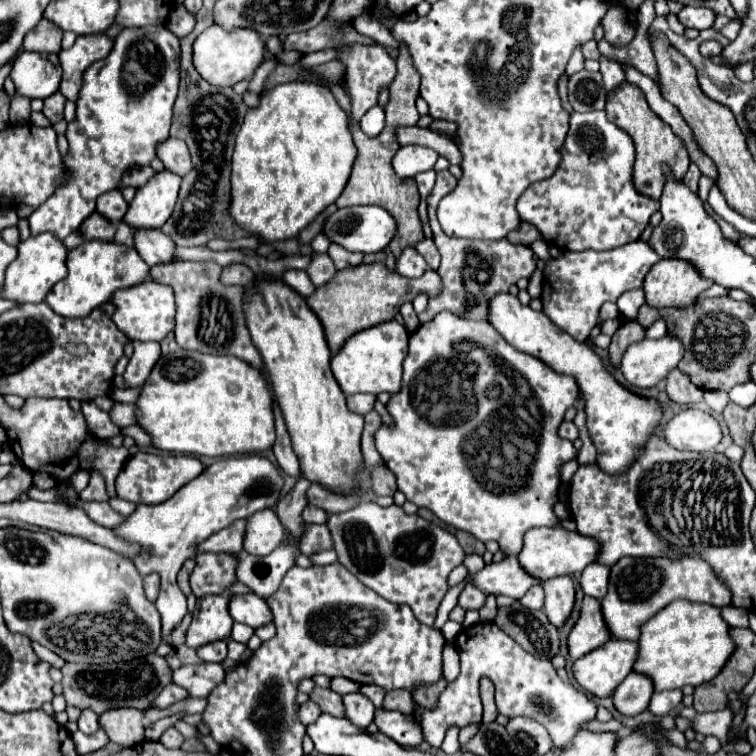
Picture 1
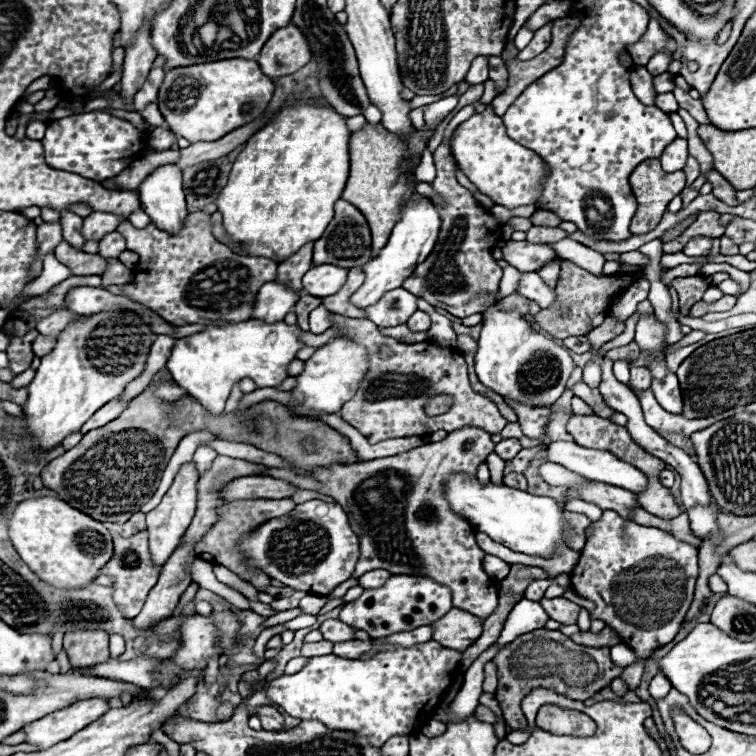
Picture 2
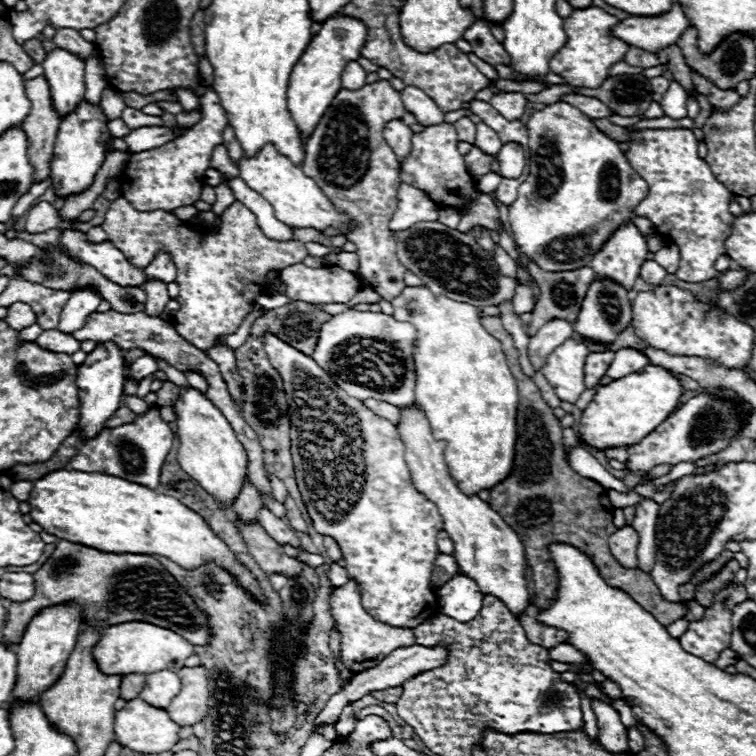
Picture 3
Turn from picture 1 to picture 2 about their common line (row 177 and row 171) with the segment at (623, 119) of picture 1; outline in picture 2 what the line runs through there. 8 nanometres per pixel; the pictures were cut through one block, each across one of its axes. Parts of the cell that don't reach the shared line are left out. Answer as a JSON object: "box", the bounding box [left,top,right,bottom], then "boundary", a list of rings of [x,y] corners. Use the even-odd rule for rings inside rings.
{"box":[630,160,686,234],"boundary":[[[644,160],[644,164],[636,166],[630,174],[630,186],[638,200],[638,210],[632,218],[630,232],[646,234],[660,222],[666,212],[668,202],[678,196],[686,186],[684,172],[664,172],[660,168],[660,160]]]}

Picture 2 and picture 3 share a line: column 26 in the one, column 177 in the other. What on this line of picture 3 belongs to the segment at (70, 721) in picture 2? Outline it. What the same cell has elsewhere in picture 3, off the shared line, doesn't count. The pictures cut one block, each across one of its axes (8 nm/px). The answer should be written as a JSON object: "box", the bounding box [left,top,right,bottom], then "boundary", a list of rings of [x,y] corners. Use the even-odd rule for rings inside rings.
{"box":[114,698,180,754],"boundary":[[[136,698],[130,700],[122,710],[116,712],[114,716],[114,732],[116,740],[120,740],[122,746],[134,750],[134,752],[144,752],[144,754],[160,754],[160,752],[170,752],[172,746],[178,742],[178,730],[180,726],[170,720],[168,712],[162,708],[154,708],[152,704],[146,704],[144,700]]]}

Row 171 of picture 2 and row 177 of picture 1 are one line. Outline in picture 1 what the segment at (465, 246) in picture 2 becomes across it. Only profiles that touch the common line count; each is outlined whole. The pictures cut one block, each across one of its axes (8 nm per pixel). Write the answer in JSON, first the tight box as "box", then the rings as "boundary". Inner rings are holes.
{"box":[418,170,536,322],"boundary":[[[444,170],[438,172],[436,176],[436,186],[428,196],[428,218],[430,226],[434,232],[434,242],[436,248],[442,256],[442,264],[438,268],[438,274],[442,276],[444,290],[436,298],[428,300],[428,308],[418,316],[420,322],[432,320],[440,312],[452,312],[460,318],[466,320],[488,320],[488,310],[490,310],[490,300],[502,292],[510,292],[510,286],[516,284],[520,278],[532,276],[536,270],[534,254],[528,246],[520,244],[510,244],[508,240],[498,240],[498,242],[484,242],[484,240],[460,240],[460,238],[450,238],[444,234],[444,230],[438,224],[436,218],[436,208],[438,202],[456,188],[456,178]]]}

